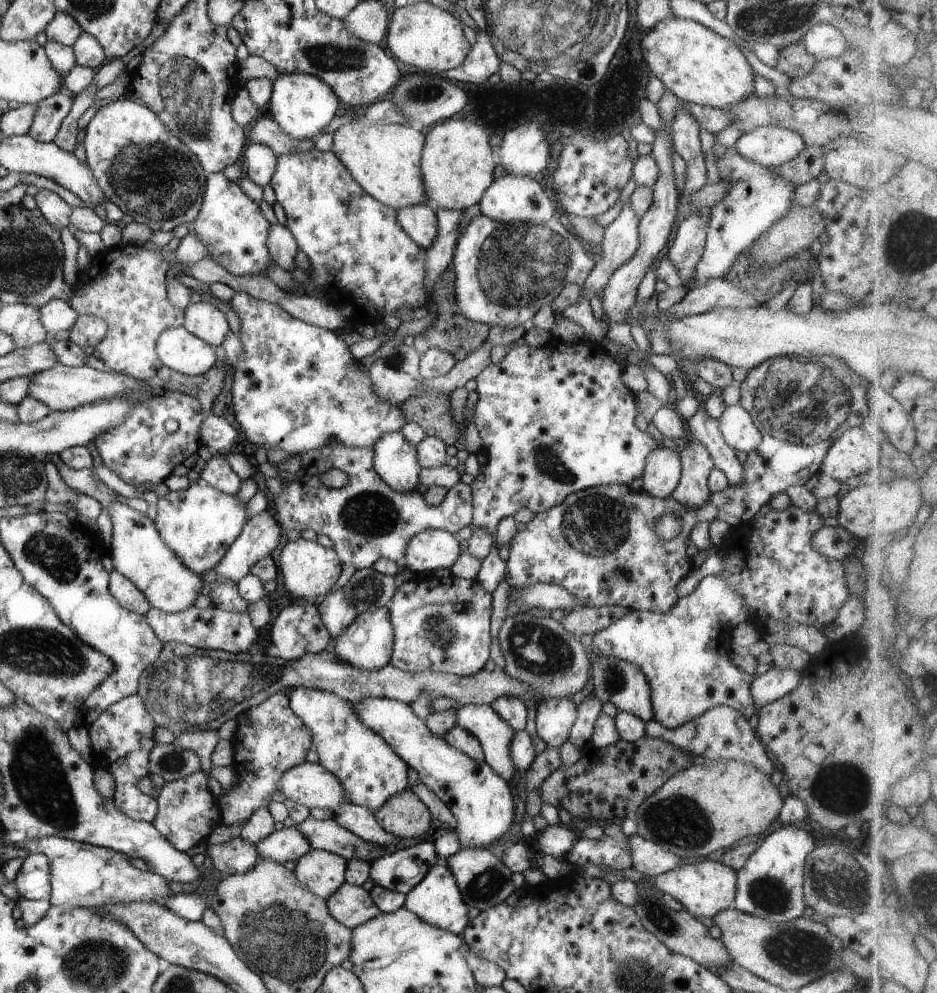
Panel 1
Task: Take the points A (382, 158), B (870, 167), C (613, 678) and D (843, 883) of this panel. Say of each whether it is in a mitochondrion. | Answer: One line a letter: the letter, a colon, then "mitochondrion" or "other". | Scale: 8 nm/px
A: other
B: mitochondrion
C: mitochondrion
D: mitochondrion

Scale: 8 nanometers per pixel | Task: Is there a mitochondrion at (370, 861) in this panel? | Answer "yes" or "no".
no

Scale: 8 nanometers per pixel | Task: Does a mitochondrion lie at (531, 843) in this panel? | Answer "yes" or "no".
no

